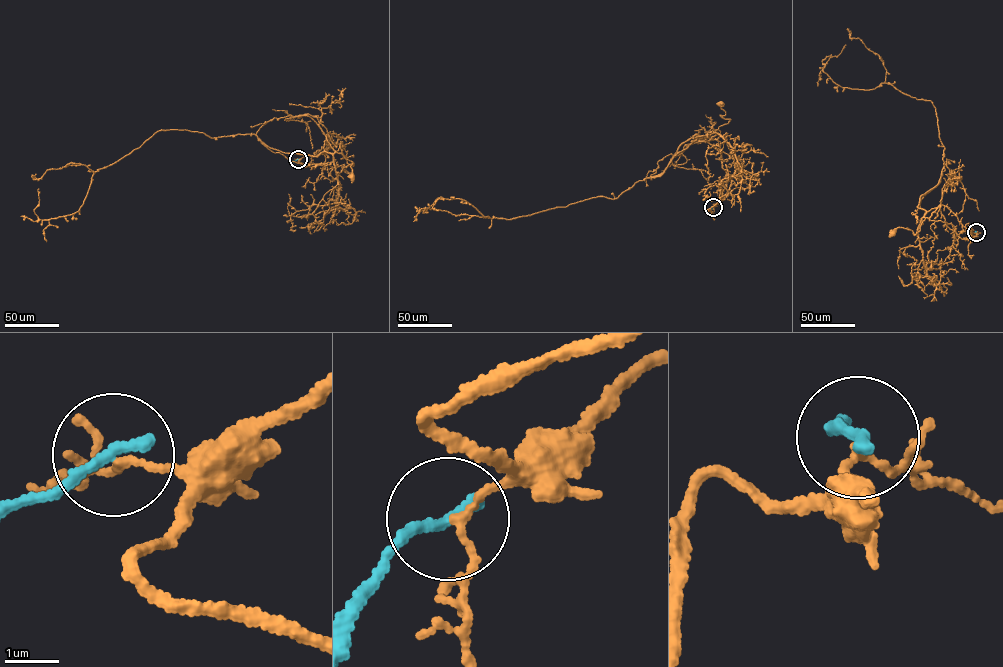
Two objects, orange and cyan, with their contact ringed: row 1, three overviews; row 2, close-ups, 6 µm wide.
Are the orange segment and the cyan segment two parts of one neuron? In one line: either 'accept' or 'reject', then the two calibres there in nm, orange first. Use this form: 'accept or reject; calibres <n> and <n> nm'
reject; calibres 110 and 260 nm

